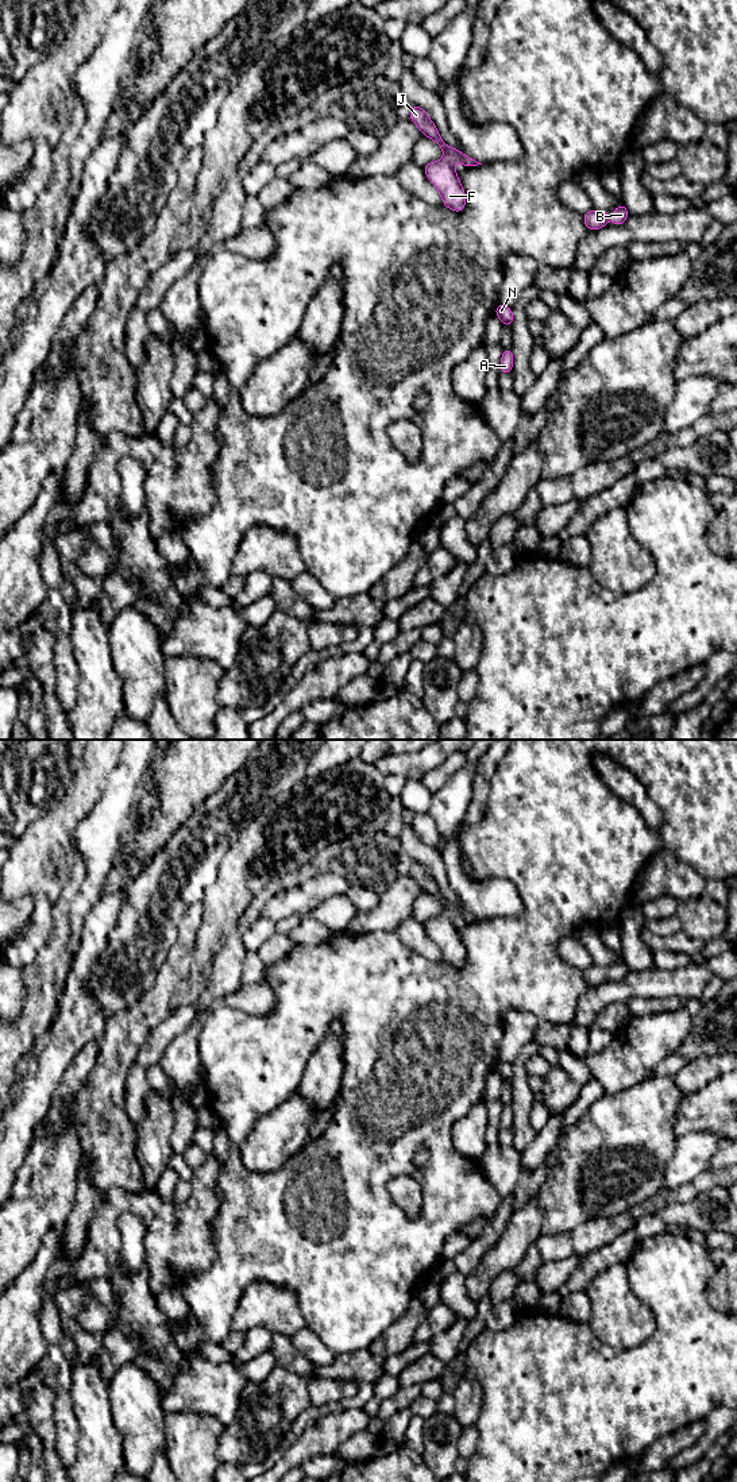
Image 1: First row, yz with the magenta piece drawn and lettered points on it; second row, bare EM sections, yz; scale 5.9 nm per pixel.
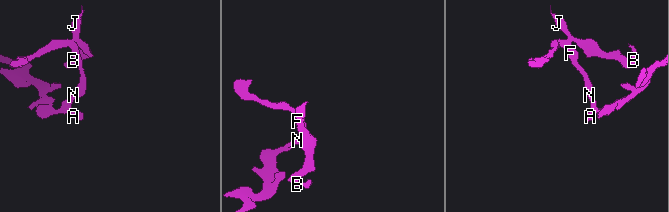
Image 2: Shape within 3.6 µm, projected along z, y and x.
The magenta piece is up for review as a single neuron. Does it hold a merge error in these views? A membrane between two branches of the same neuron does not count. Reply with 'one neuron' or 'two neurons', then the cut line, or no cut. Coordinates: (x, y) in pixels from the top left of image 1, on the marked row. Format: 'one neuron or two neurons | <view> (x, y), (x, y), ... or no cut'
one neuron | no cut

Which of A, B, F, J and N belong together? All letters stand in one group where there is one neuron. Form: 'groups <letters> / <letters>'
groups A B F J N

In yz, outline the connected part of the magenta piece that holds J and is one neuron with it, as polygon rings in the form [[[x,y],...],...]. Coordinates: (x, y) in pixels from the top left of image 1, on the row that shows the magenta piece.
[[[412,105],[409,117],[418,127],[422,135],[435,140],[440,146],[445,155],[440,161],[424,165],[425,175],[436,186],[443,198],[443,204],[447,208],[452,209],[454,212],[463,212],[466,208],[466,192],[460,185],[458,174],[454,169],[454,163],[462,162],[466,167],[472,167],[482,163],[467,157],[462,151],[447,146],[436,126],[422,108]]]

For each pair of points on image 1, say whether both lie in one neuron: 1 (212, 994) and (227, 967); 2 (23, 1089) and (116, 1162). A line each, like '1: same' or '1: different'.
1: same
2: different

